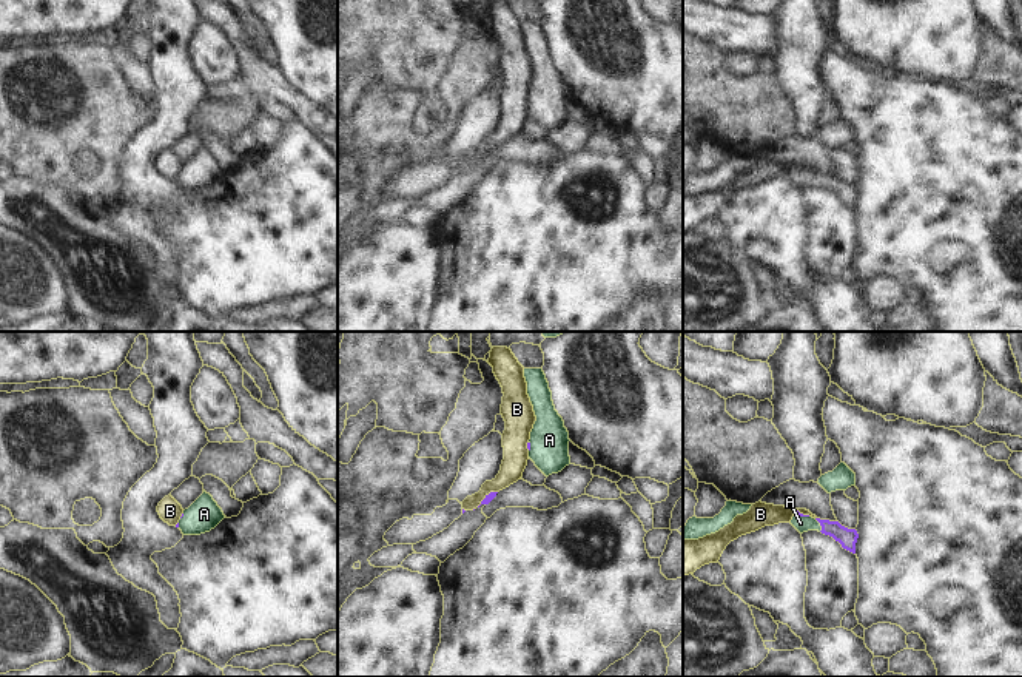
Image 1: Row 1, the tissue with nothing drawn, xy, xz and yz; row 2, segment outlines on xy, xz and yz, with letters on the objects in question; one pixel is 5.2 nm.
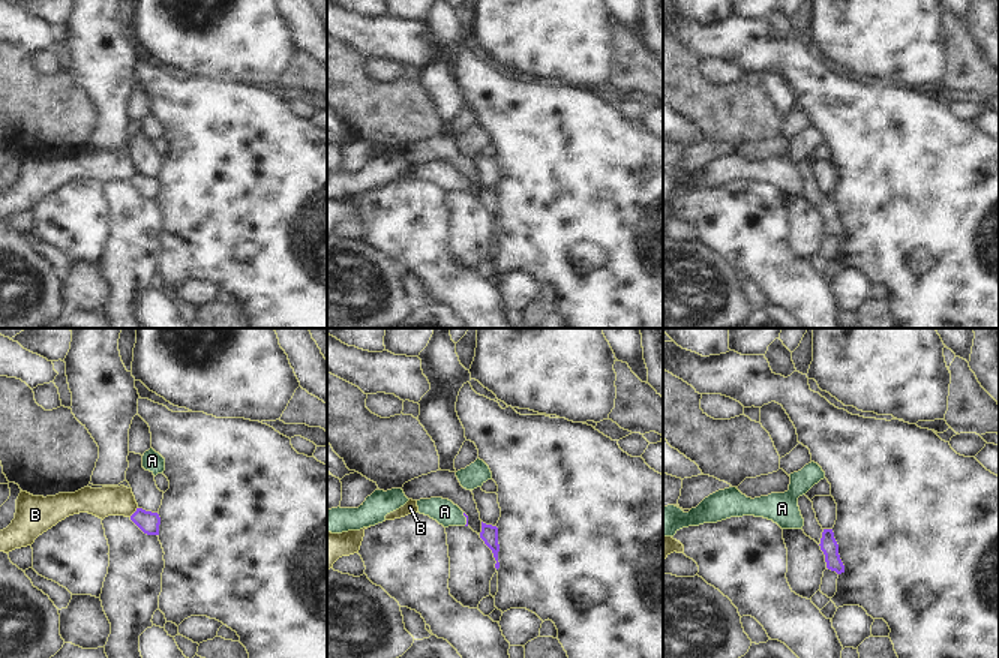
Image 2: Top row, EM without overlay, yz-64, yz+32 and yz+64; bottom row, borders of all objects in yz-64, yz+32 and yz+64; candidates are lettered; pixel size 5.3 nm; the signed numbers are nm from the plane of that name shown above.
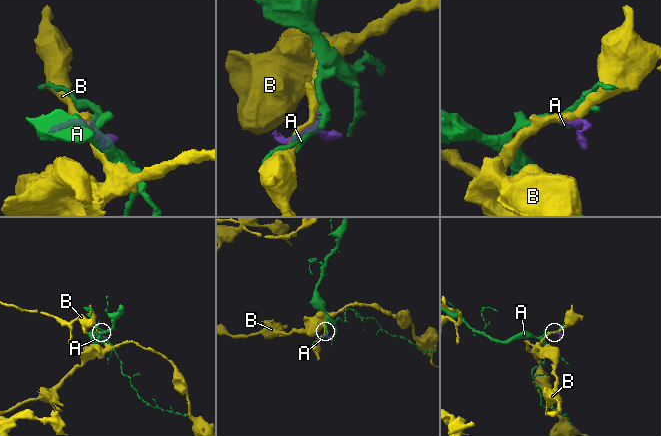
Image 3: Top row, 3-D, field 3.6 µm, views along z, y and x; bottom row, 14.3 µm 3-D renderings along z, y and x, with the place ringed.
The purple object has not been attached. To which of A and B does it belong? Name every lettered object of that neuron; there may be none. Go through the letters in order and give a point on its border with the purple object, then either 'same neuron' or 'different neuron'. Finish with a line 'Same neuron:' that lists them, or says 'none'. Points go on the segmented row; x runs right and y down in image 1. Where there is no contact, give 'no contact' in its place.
A: yz (820, 525) | same neuron
B: xz (486, 497) | different neuron
Same neuron: A

